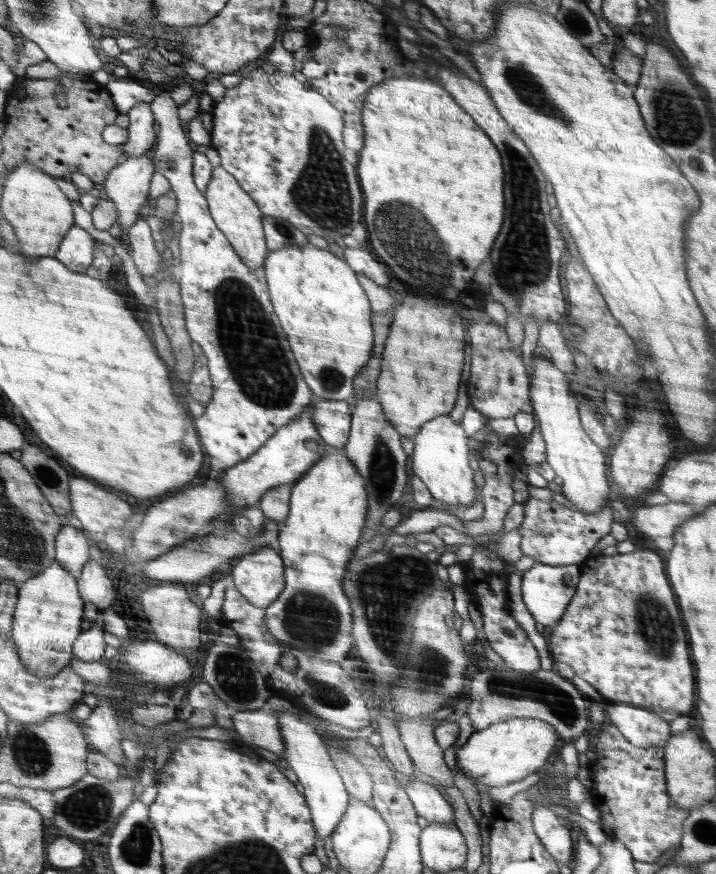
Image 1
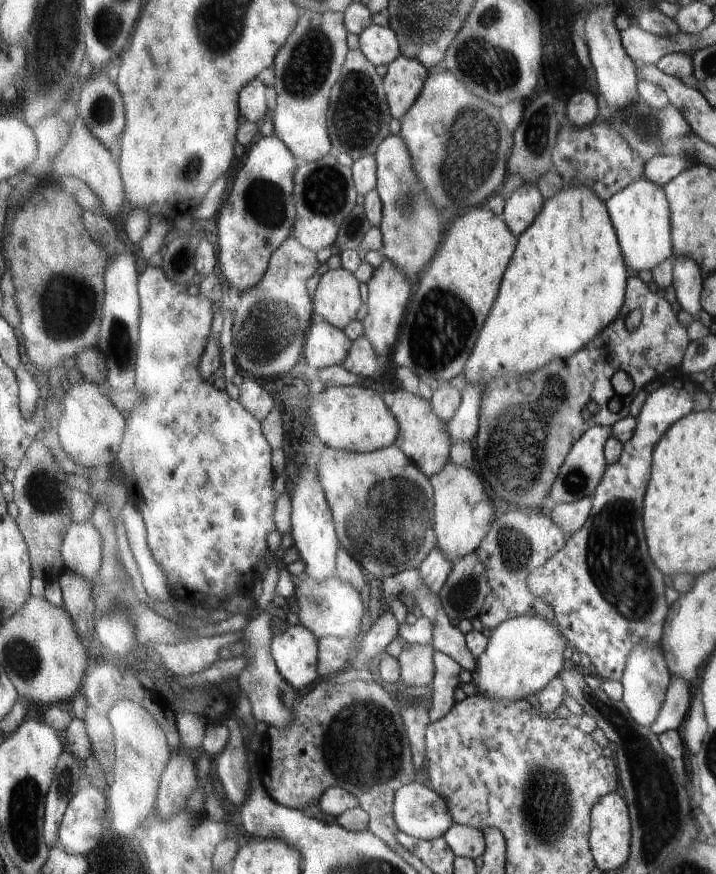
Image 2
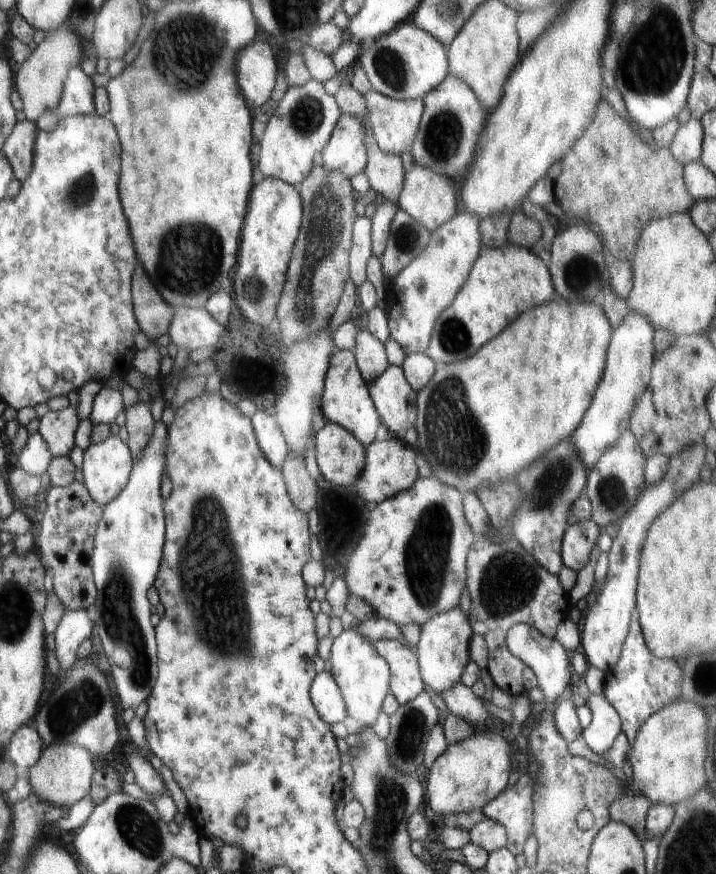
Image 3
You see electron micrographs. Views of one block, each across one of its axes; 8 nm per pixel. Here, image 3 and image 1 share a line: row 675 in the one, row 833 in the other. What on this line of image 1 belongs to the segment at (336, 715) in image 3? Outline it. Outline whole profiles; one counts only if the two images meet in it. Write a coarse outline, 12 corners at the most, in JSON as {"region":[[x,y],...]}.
{"region":[[300,715],[277,716],[325,842],[351,804],[326,742]]}

